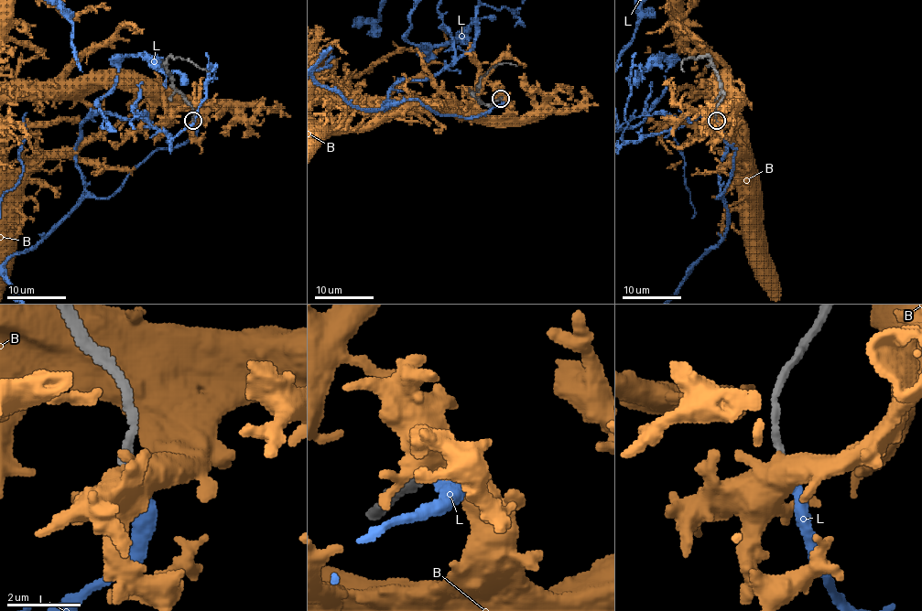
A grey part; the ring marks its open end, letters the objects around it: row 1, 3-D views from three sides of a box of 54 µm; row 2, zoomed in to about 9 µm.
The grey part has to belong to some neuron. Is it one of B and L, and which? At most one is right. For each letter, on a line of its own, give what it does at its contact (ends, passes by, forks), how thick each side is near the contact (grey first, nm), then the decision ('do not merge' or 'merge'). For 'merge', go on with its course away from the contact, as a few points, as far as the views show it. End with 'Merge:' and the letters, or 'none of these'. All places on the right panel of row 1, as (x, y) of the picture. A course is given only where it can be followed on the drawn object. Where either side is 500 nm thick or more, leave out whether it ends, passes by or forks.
B: 200 nm thick on the grey side, 650 nm on the other; do not merge
L: it ends there; 200 nm thick on the grey side, 240 nm on the other; merge
Merge: L

